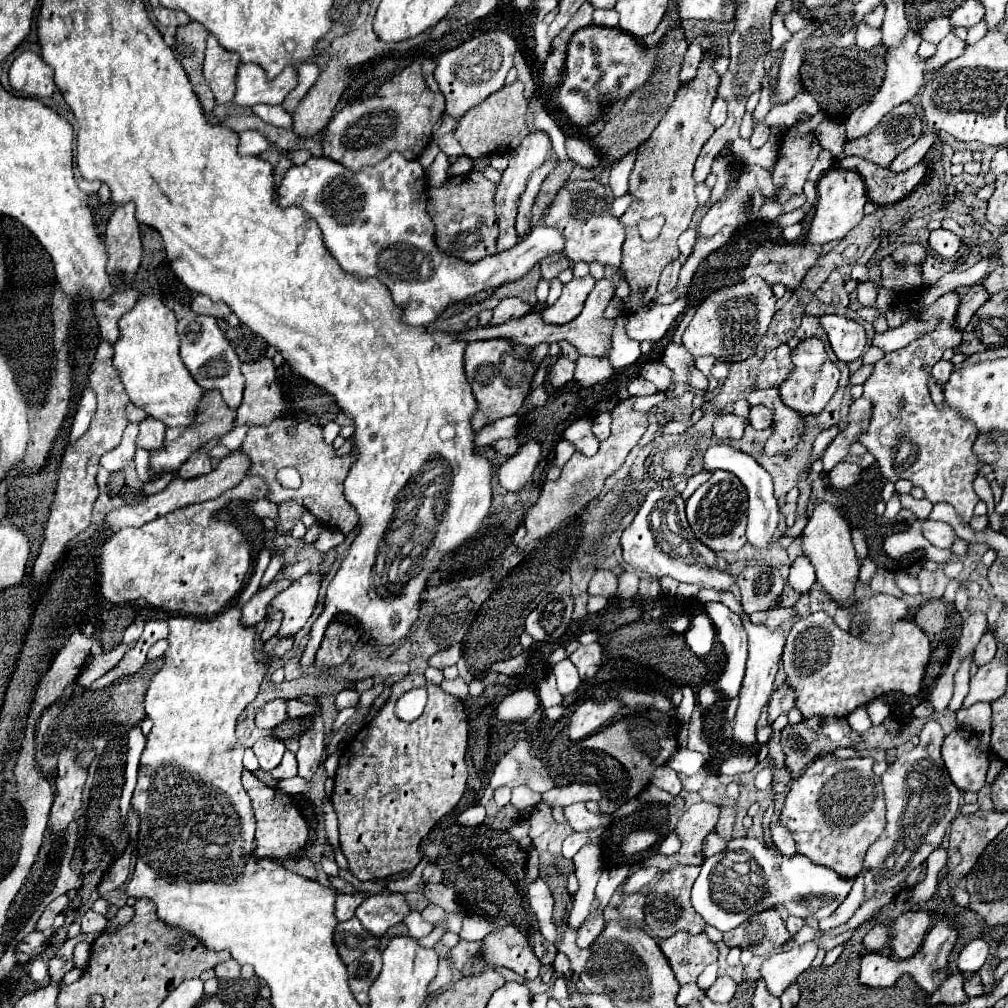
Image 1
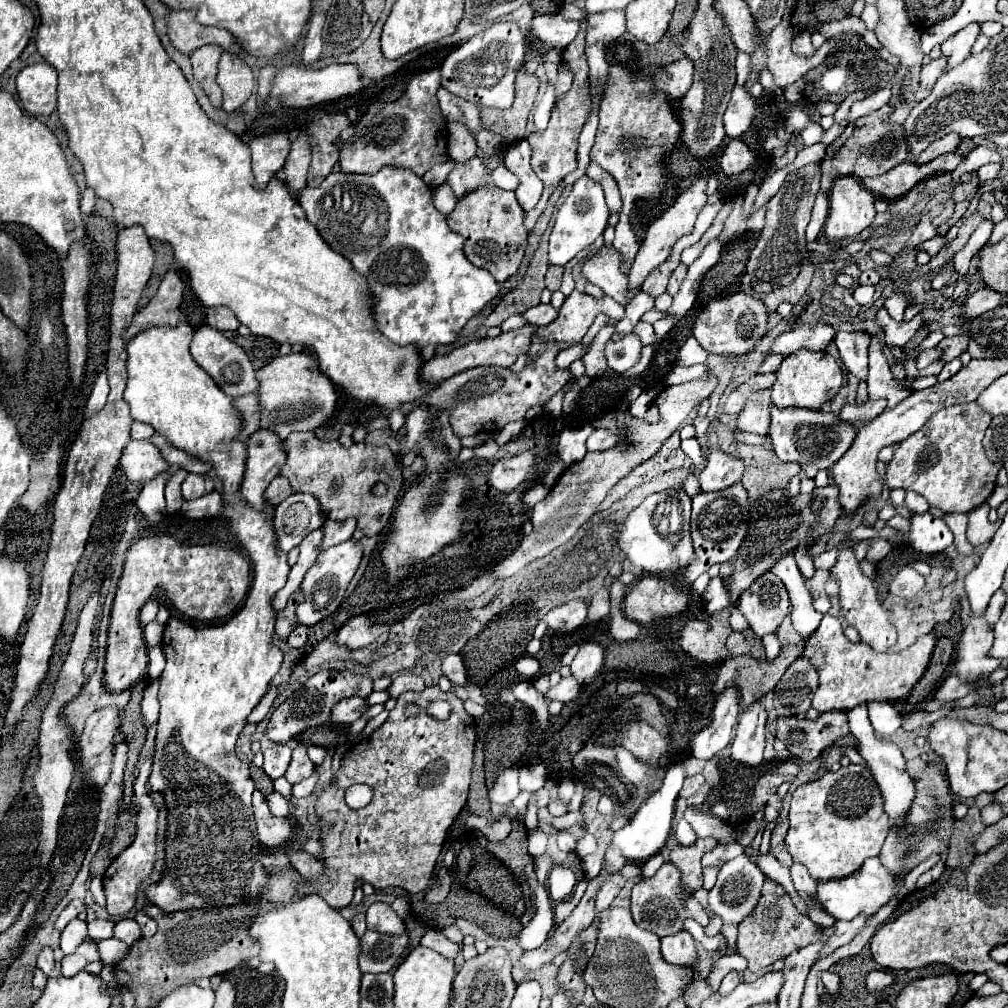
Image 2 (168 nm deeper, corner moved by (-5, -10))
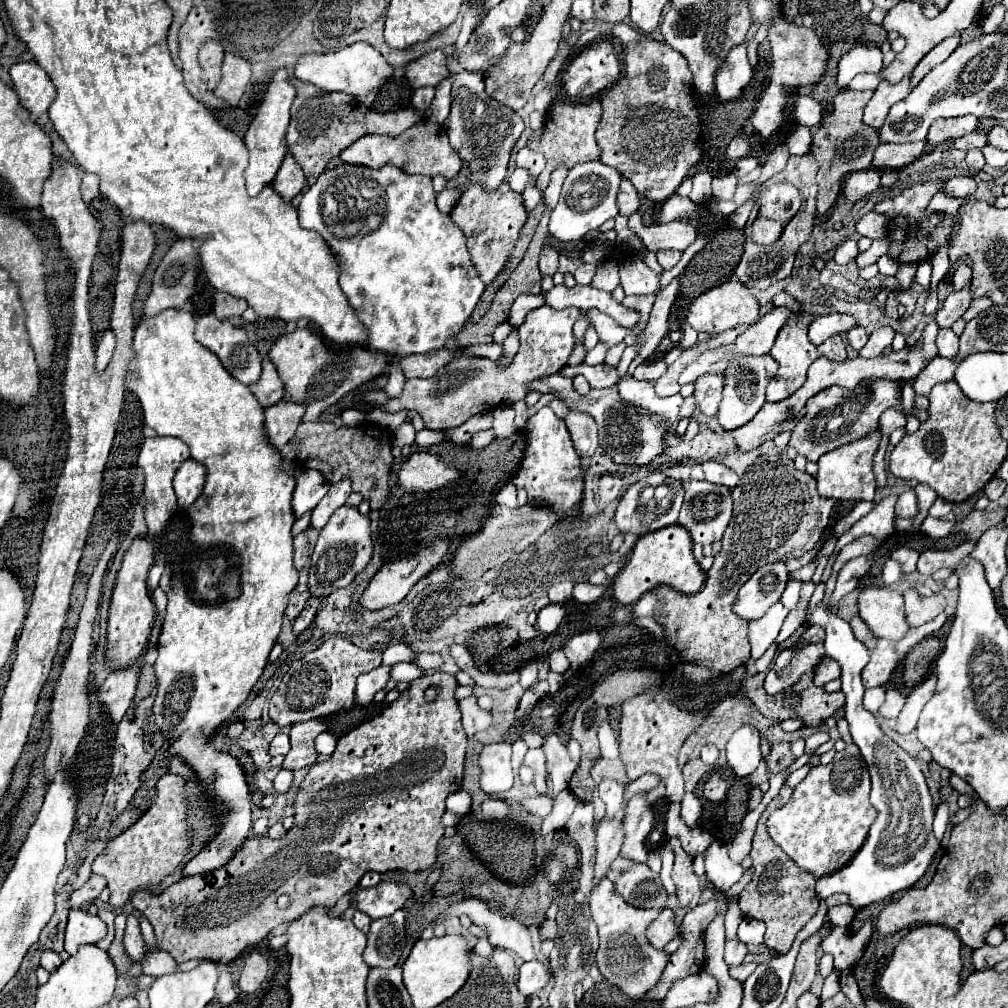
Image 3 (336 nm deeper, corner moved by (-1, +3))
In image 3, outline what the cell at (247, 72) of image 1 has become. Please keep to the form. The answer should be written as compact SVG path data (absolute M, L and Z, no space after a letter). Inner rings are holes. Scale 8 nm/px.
M356 42L352 46L346 46L338 52L328 52L328 54L304 54L298 58L296 68L294 68L294 76L302 82L314 84L322 90L328 92L344 92L350 96L364 96L370 90L380 88L390 76L392 76L392 66L386 64L386 60L382 58L382 54L378 54L378 50L374 50L370 44L366 42Z

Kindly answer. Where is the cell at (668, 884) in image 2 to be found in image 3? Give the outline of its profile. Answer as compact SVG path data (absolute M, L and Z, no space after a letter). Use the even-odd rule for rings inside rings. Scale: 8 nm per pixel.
M648 864L630 866L616 880L618 894L636 908L664 910L668 906L668 894L662 888L660 876L648 868Z

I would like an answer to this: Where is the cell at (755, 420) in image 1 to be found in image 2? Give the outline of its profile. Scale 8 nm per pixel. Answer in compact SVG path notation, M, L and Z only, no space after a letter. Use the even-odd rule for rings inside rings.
M760 391L754 393L744 409L738 413L736 419L736 429L746 431L746 433L758 433L758 435L768 435L770 427L770 391Z

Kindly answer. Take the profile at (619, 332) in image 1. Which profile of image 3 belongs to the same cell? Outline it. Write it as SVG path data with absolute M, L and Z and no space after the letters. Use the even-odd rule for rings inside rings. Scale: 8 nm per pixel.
M595 308L586 312L586 318L588 318L588 322L596 328L596 334L598 334L600 342L606 344L608 348L612 348L612 346L616 346L618 342L622 342L622 338L630 332L628 328L620 328L611 317L604 315Z

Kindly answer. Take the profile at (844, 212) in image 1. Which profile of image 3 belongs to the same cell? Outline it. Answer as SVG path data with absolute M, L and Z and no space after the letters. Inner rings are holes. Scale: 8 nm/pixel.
M874 168L852 172L842 182L842 198L848 204L856 204L868 198L880 186L880 172Z

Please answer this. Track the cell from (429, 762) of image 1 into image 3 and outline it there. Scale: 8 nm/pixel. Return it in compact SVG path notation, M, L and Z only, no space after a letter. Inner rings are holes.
M446 672L424 674L412 680L410 688L384 708L382 714L344 734L338 740L334 754L328 760L314 764L302 780L294 800L294 828L284 838L250 838L228 866L210 876L182 878L160 894L138 890L132 896L132 904L140 912L152 912L156 950L166 950L176 962L208 958L228 964L246 946L264 940L272 928L302 916L310 906L322 904L332 908L368 870L382 874L388 870L422 872L432 868L436 862L436 844L444 836L440 824L446 810L444 800L448 794L462 788L462 766L468 746L462 714L454 696L456 688L458 682ZM432 684L440 686L442 694L434 704L428 704L422 694L424 688ZM280 894L290 896L292 904L288 910L276 908L276 898Z

